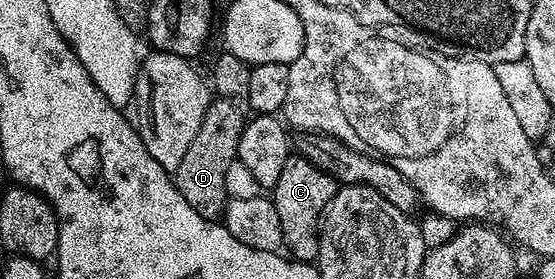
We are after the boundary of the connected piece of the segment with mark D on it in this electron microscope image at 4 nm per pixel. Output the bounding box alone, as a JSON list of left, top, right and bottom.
[174,98,245,220]

